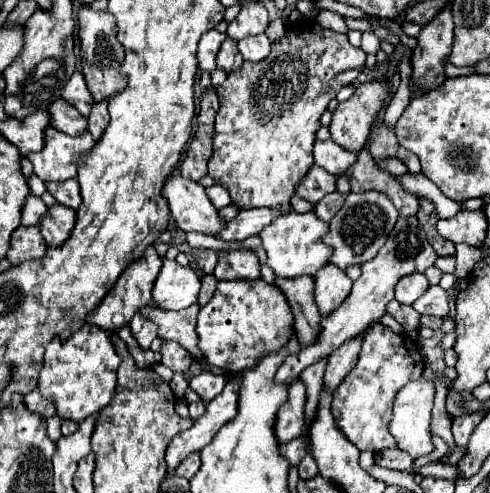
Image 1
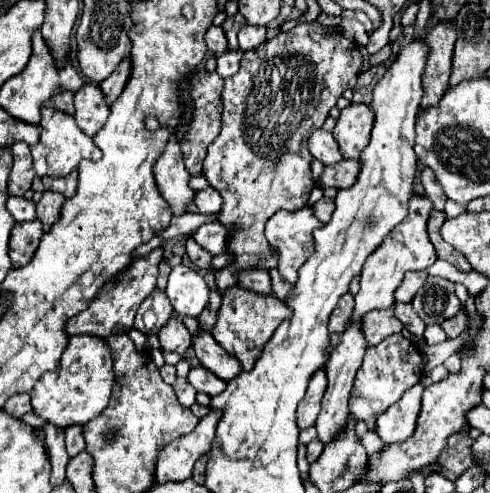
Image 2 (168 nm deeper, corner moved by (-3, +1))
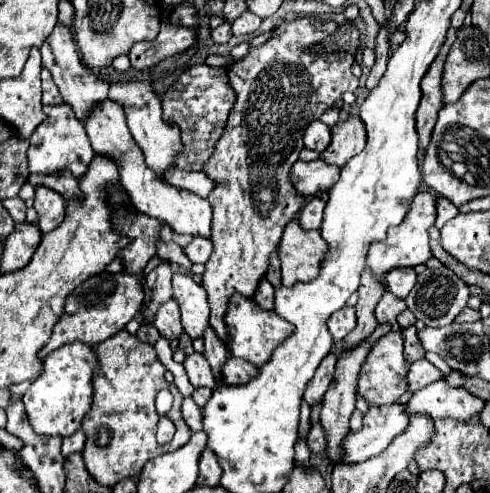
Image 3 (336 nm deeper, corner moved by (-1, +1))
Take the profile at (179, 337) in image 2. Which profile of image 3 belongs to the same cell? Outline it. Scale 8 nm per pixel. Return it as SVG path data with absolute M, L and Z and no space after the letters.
M175 300L167 302L167 306L163 306L163 310L159 310L159 314L155 316L153 326L159 330L159 334L167 340L175 340L181 338L183 334L183 326L181 326L181 314L179 314L179 306Z

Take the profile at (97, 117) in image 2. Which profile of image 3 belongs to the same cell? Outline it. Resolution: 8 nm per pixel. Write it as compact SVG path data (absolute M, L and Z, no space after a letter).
M109 98L95 104L89 110L87 118L83 120L83 128L89 136L89 142L95 150L95 154L109 156L119 164L123 188L127 190L133 206L139 212L167 222L171 226L171 230L179 232L179 234L191 234L191 236L209 236L211 234L211 206L209 206L209 202L189 190L181 190L181 188L175 188L175 186L163 182L151 168L145 166L143 152L131 138L121 104L109 100Z

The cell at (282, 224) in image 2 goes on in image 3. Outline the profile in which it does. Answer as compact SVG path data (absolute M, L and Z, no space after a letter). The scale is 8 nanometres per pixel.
M299 220L289 222L279 244L283 286L315 278L315 274L319 274L323 250L327 250L327 242L323 242L319 230L305 230Z

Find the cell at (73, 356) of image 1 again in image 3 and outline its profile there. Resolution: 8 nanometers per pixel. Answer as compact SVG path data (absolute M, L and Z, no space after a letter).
M71 342L51 352L45 358L45 370L39 380L31 382L23 396L27 418L37 434L71 436L81 428L83 416L93 402L93 370L97 368L97 354L85 342Z

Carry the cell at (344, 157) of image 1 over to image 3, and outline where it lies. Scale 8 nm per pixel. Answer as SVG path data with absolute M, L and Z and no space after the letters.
M315 120L315 122L311 122L311 126L305 130L303 142L305 142L305 148L323 154L325 148L331 144L331 128L329 128L327 124L323 124L321 120Z

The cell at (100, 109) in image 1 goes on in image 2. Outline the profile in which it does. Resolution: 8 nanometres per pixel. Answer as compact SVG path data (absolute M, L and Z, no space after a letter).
M125 58L125 62L121 62L121 66L117 66L117 70L105 82L101 82L101 90L105 92L105 98L109 104L117 100L117 96L123 92L129 80L129 74L131 74L131 58Z

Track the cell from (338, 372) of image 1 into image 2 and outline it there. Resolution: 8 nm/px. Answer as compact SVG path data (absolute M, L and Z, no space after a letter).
M387 308L387 310L371 310L363 318L363 334L365 334L369 346L375 346L381 340L385 340L387 336L397 334L401 330L403 330L403 326L395 318L393 308Z

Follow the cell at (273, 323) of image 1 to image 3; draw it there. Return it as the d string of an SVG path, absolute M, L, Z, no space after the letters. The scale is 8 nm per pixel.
M233 294L231 302L225 312L225 326L227 326L227 350L235 358L243 358L253 366L263 366L271 356L271 350L291 334L293 324L275 314L275 310L261 308L253 298L245 298L243 294Z

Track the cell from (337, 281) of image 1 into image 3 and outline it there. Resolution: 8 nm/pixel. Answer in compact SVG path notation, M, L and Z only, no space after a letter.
M343 306L329 318L329 332L335 342L343 340L353 328L355 328L355 308L353 306Z

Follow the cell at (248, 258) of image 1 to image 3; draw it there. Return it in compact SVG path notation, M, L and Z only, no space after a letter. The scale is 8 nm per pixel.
M263 278L261 282L259 282L259 286L257 286L257 290L255 290L255 294L253 294L253 300L259 304L259 306L263 306L263 308L273 308L273 300L275 300L275 290L273 290L273 286L269 284L269 280L267 278Z

